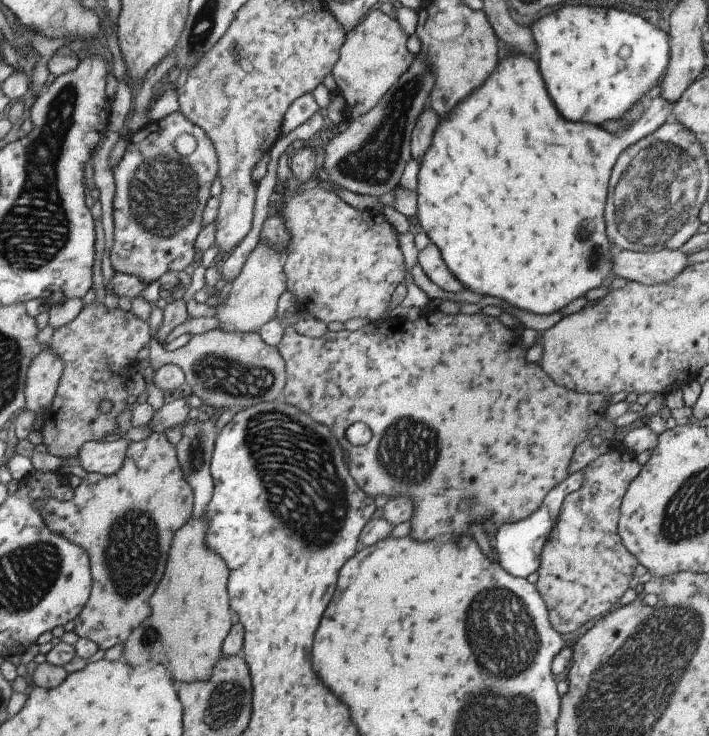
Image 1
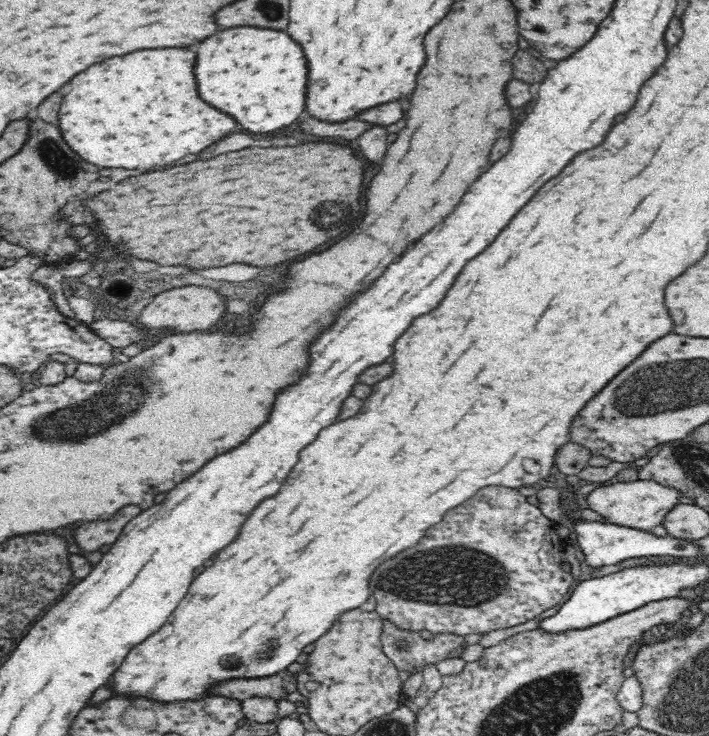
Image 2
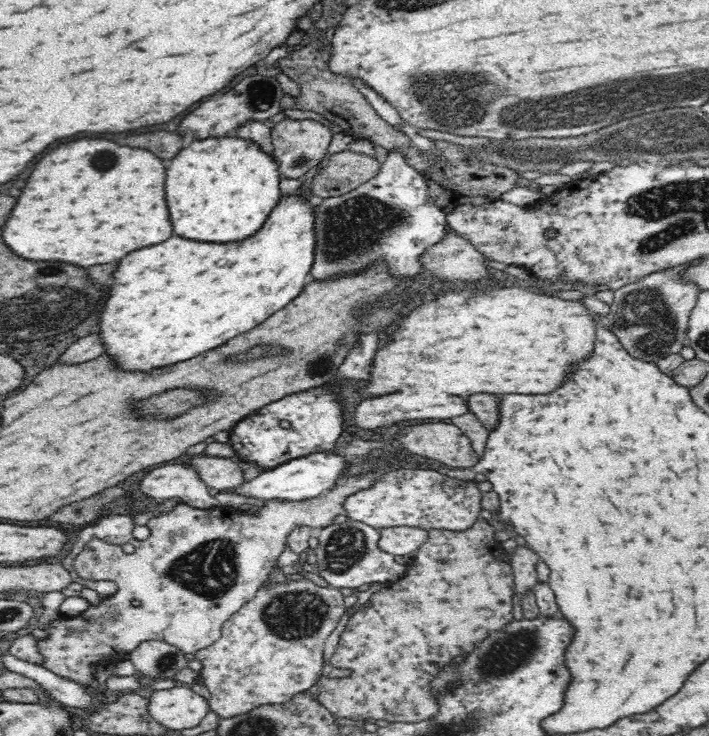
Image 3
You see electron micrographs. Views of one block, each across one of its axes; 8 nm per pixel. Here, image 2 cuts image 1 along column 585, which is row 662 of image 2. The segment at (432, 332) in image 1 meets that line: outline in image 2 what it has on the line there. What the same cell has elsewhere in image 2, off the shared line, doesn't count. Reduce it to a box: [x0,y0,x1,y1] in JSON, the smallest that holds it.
[381,619,466,673]

